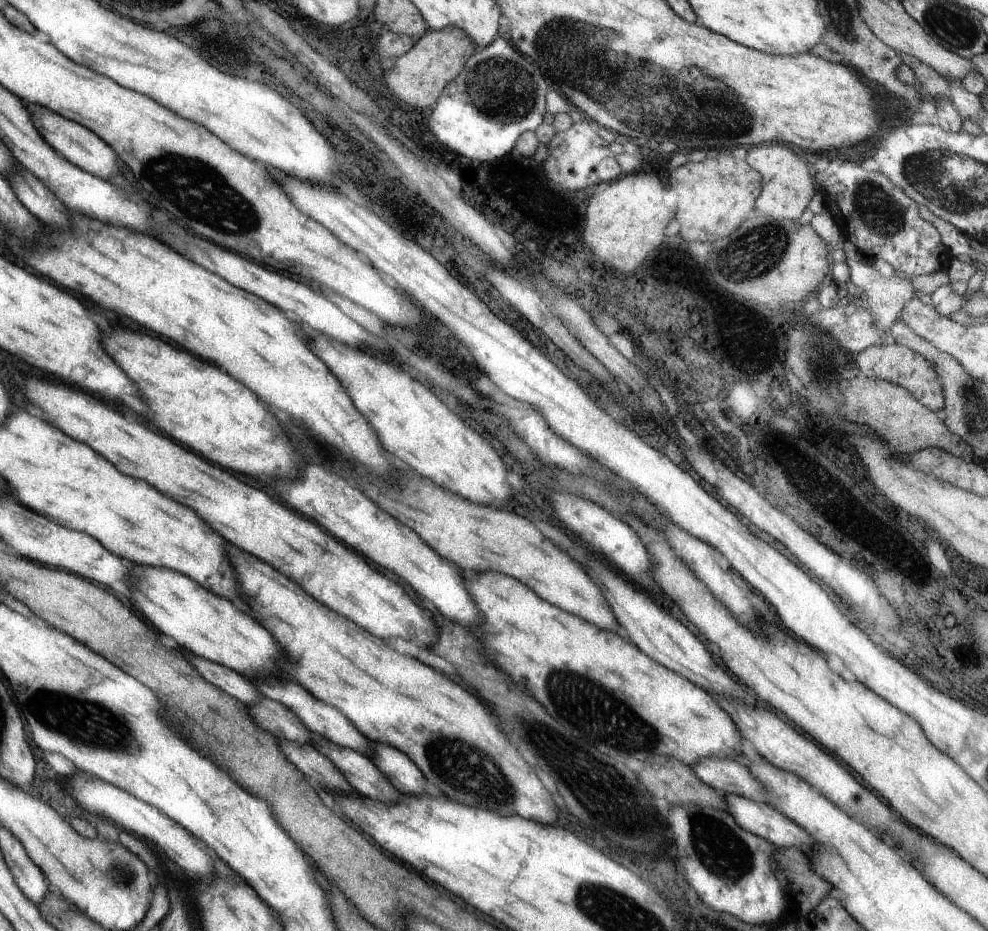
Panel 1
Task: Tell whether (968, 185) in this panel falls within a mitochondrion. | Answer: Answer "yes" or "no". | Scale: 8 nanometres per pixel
yes

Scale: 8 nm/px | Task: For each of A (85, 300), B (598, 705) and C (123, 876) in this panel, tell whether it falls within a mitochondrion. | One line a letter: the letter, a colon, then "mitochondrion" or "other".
A: other
B: mitochondrion
C: mitochondrion

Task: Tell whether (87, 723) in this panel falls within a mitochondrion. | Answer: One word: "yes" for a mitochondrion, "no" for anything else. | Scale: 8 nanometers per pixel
yes

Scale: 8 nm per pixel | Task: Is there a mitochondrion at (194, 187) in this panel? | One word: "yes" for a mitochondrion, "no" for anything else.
yes

